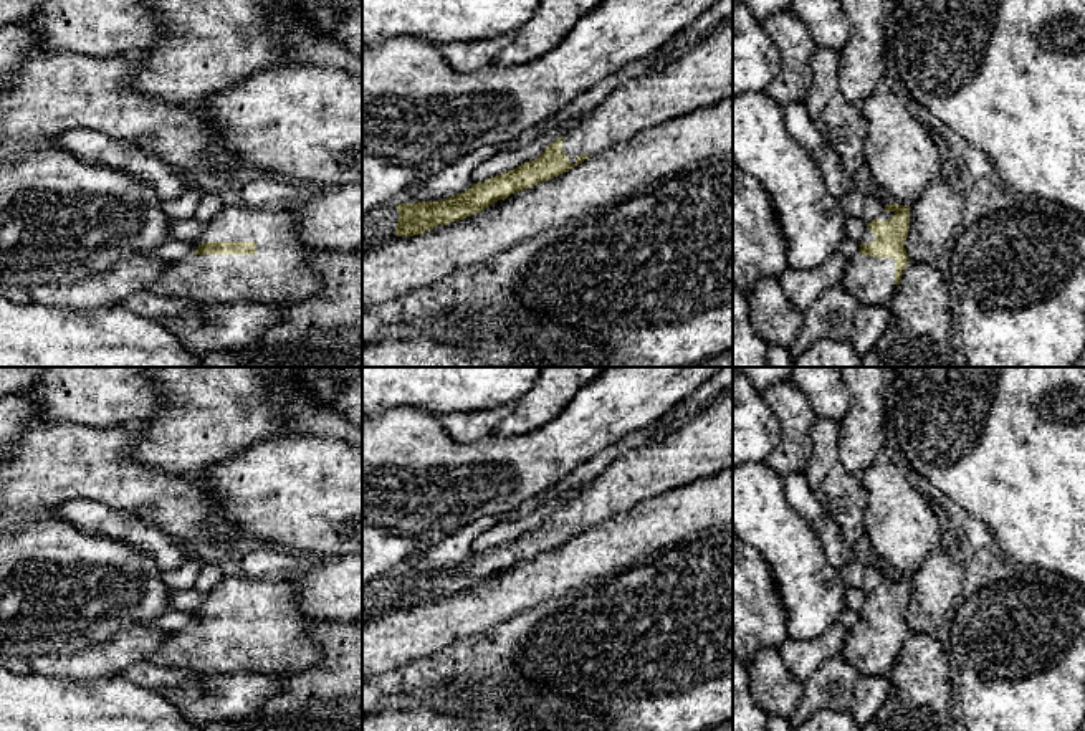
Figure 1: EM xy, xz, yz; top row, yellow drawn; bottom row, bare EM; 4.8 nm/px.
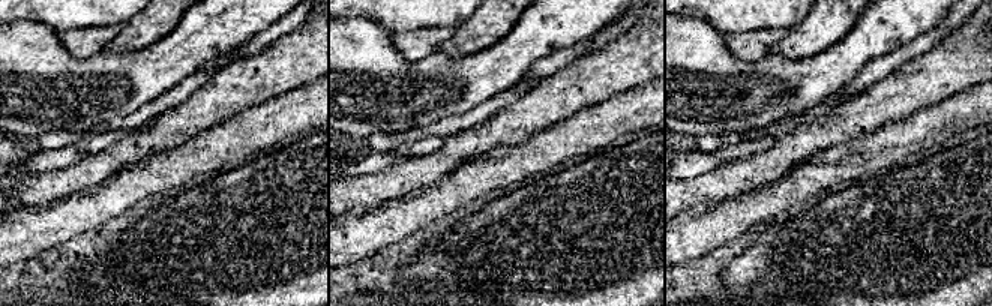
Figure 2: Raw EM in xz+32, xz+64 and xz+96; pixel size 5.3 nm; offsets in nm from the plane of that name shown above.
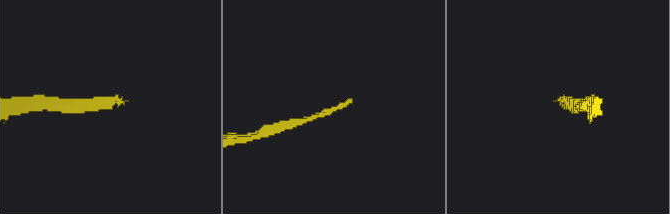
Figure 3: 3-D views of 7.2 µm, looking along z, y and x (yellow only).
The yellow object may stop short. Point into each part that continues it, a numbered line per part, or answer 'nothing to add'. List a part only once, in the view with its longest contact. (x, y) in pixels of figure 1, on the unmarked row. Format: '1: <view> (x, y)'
1: xy (280, 640)

